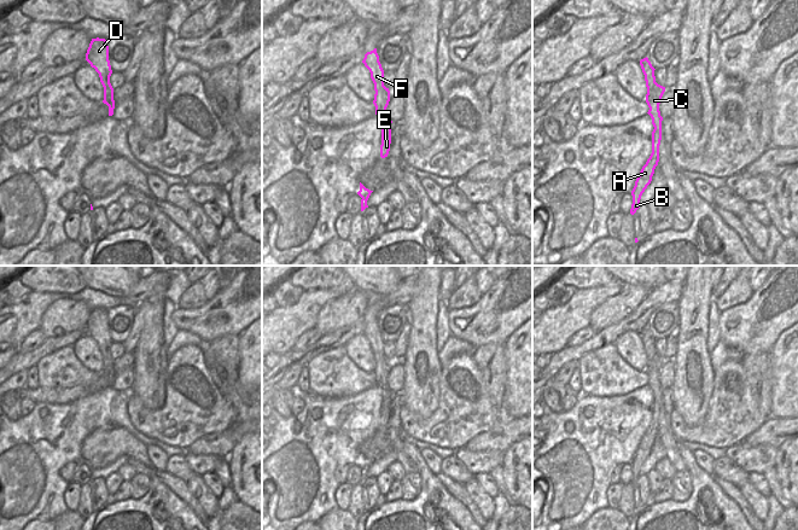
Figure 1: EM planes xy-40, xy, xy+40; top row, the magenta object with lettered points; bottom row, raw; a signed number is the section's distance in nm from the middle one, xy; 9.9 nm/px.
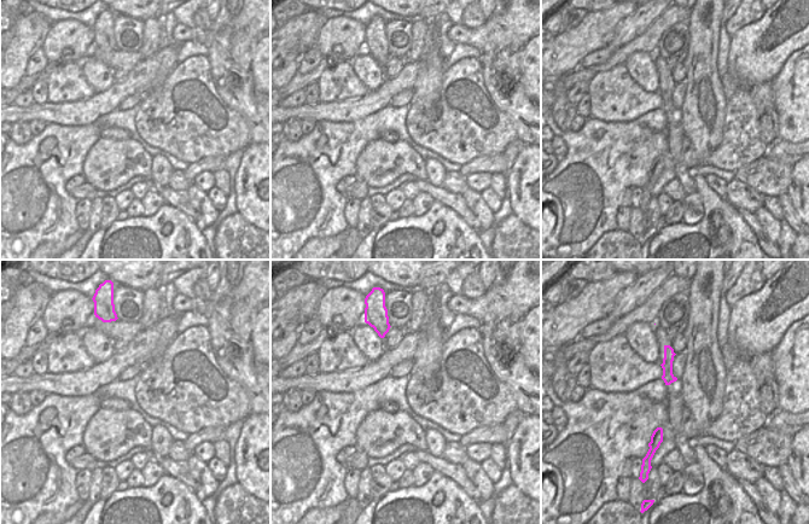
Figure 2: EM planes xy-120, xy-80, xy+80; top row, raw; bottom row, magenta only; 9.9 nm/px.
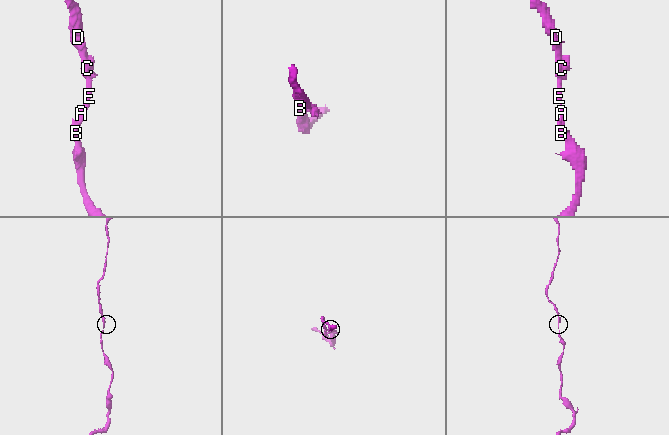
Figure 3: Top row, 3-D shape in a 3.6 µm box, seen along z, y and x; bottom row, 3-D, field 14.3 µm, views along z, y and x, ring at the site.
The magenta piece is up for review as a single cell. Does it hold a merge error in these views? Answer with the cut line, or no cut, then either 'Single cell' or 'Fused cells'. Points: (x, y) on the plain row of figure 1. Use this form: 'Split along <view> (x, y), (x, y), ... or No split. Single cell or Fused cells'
No split. Single cell.

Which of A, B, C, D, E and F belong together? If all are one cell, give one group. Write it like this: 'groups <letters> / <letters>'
groups A B C D E F

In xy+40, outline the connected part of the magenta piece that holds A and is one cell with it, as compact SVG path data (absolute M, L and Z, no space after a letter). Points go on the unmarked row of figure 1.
M647 327L640 331L640 336L645 345L645 351L647 357L646 373L650 378L647 384L652 389L652 395L654 400L652 402L652 424L647 430L646 435L642 437L635 452L635 456L631 461L631 466L633 466L633 474L630 479L631 485L634 485L636 481L640 478L641 466L647 459L647 456L651 454L652 447L654 444L654 439L659 432L659 415L662 410L662 391L663 391L663 388L660 386L660 382L659 382L659 374L665 362L665 357L656 353L656 346L654 346L656 339L652 337Z

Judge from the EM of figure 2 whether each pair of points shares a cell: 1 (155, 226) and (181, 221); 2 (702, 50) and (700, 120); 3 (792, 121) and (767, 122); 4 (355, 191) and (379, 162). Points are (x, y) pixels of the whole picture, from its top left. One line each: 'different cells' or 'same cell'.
1: same cell
2: same cell
3: different cells
4: different cells

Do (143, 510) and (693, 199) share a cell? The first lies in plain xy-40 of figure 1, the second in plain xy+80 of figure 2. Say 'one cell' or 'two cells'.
two cells

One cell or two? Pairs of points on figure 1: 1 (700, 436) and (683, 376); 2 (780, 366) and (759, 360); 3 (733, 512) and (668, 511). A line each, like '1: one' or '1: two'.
1: two
2: two
3: one

